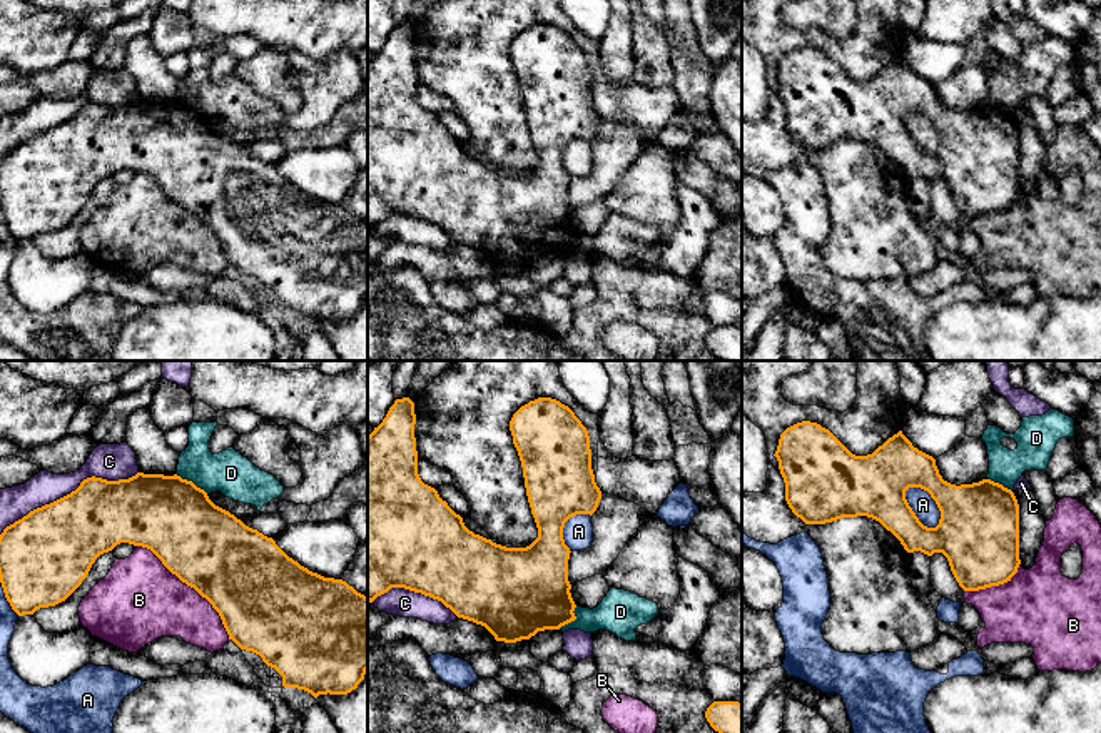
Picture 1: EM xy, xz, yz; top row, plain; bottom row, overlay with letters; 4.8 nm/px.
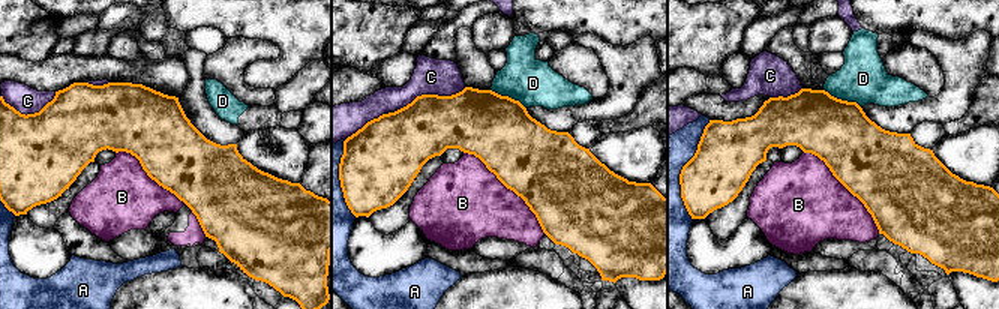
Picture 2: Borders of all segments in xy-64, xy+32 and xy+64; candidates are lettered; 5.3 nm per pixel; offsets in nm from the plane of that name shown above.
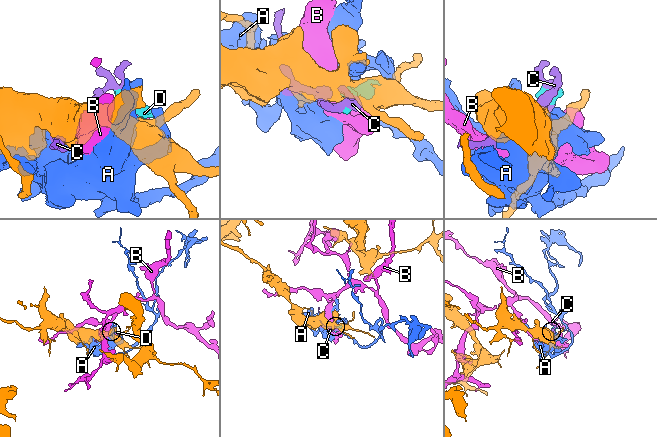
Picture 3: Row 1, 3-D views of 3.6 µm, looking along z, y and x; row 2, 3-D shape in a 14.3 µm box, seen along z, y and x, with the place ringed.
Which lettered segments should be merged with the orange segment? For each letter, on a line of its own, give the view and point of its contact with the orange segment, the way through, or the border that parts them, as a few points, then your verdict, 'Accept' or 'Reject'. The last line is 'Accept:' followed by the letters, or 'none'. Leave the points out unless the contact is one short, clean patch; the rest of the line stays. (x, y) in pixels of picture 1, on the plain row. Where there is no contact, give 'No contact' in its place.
A: Touches orange at yz (913, 137). Reject
B: Touches orange at xy (191, 212). Reject
C: Touches orange at xy (71, 119). Reject
D: Touches orange at xy (191, 107). Boundary: xy (176, 99), (208, 119). Reject
Accept: none

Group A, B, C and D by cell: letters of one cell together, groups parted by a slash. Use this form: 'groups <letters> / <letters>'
groups A / B / C / D

